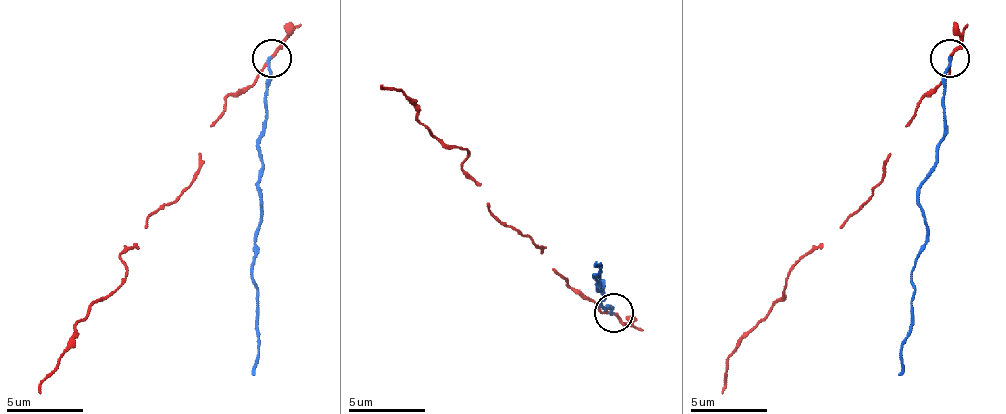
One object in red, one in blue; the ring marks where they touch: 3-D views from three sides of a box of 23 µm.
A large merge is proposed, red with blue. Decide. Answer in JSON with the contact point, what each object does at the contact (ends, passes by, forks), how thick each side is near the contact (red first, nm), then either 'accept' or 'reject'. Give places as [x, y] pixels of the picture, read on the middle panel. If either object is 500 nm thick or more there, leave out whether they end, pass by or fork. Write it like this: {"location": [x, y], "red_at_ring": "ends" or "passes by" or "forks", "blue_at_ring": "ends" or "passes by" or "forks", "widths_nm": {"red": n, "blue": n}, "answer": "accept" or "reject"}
{"location": [614, 313], "red_at_ring": "passes by", "blue_at_ring": "ends", "widths_nm": {"red": 140, "blue": 200}, "answer": "reject"}

